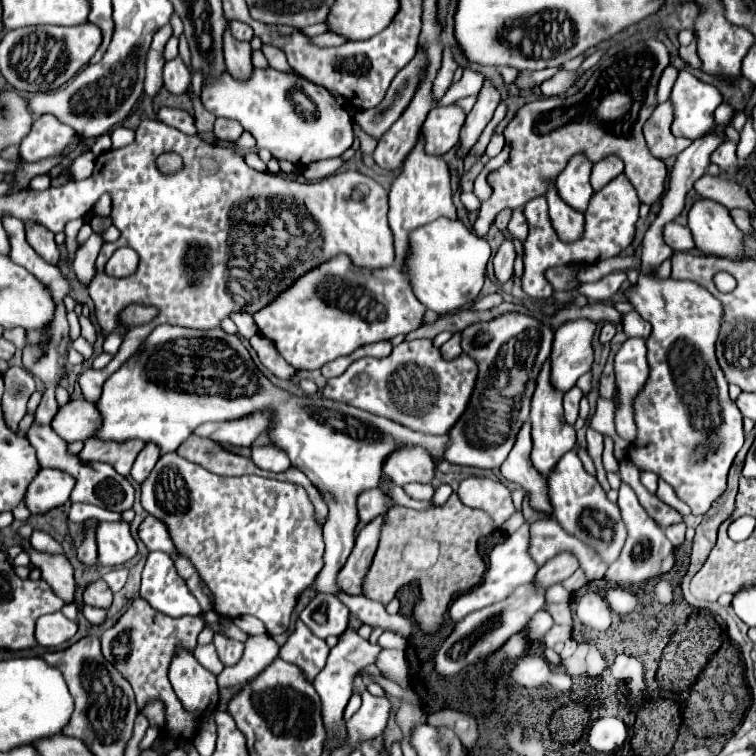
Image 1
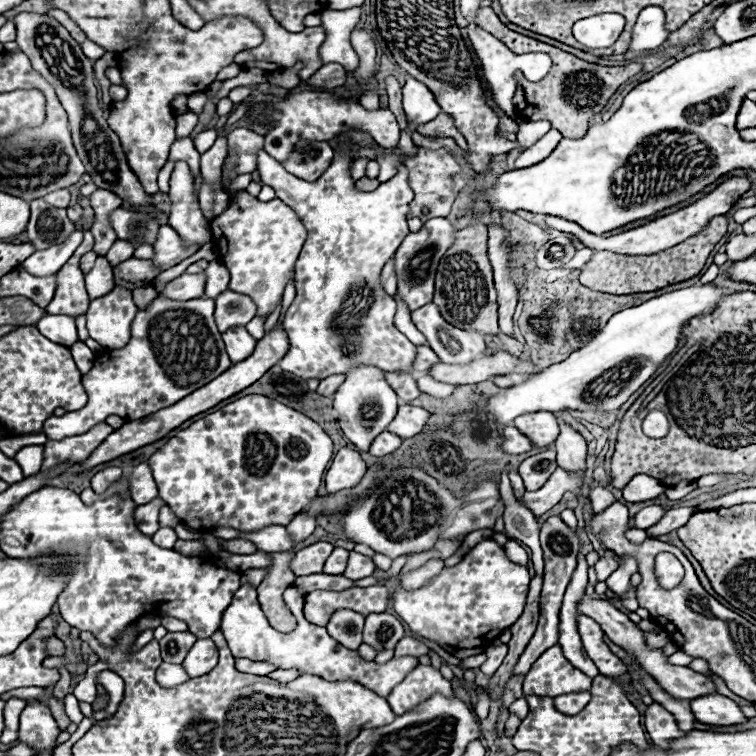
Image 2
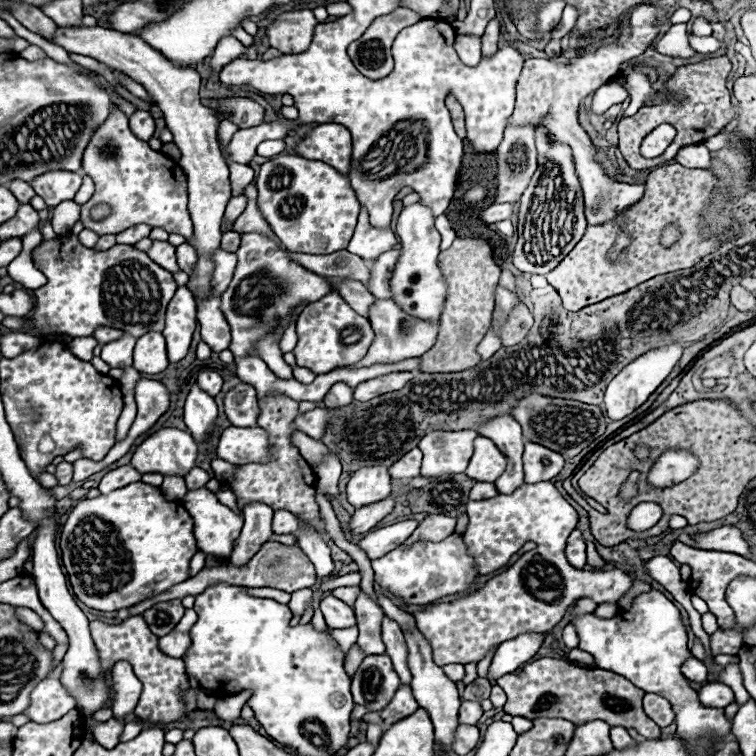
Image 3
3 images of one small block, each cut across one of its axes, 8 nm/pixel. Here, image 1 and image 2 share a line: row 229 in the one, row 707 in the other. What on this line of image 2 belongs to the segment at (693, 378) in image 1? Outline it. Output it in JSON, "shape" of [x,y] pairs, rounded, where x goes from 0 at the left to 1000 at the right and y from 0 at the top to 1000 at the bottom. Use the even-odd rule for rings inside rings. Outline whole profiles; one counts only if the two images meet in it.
{"shape":[[[868,929],[857,934],[852,958],[854,958],[854,966],[862,976],[862,981],[870,984],[870,987],[884,989],[884,979],[897,976],[897,971],[902,971],[902,966],[897,963],[897,955],[892,952],[892,947]]]}

